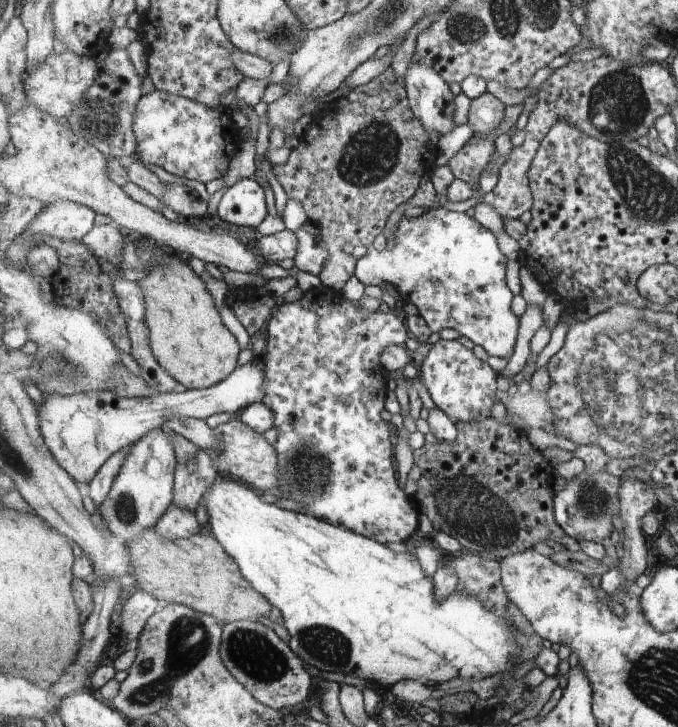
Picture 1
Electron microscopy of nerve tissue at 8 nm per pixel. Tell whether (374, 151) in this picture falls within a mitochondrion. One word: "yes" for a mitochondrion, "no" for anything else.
yes

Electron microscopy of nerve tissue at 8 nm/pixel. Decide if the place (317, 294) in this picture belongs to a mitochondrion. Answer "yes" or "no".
no

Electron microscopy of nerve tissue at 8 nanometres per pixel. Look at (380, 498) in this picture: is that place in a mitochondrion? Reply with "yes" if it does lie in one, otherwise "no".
no

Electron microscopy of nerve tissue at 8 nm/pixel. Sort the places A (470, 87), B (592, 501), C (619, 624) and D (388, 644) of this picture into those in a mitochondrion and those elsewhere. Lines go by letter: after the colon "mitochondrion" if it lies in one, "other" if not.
A: other
B: mitochondrion
C: other
D: other

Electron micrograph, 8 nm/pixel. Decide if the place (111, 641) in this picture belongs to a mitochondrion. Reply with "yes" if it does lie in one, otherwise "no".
no

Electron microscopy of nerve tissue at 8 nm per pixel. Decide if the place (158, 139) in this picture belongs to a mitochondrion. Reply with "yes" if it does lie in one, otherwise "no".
no

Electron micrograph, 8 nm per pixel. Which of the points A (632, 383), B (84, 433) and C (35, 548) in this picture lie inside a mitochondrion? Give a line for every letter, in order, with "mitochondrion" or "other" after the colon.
A: mitochondrion
B: other
C: other

